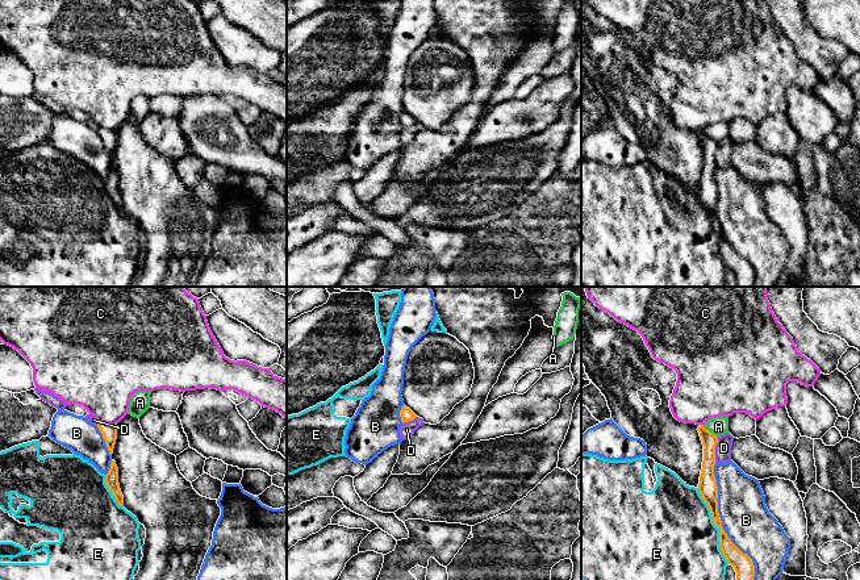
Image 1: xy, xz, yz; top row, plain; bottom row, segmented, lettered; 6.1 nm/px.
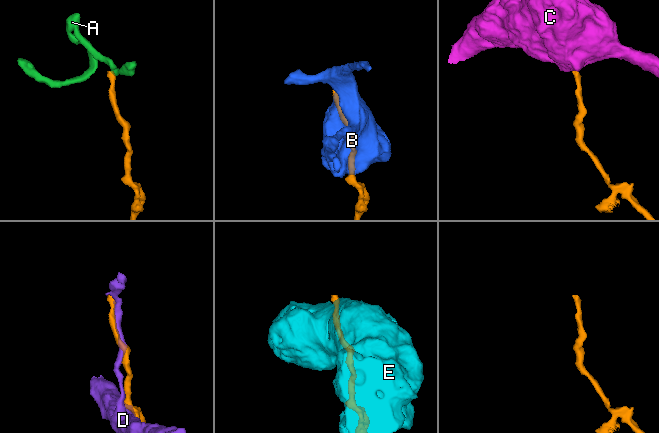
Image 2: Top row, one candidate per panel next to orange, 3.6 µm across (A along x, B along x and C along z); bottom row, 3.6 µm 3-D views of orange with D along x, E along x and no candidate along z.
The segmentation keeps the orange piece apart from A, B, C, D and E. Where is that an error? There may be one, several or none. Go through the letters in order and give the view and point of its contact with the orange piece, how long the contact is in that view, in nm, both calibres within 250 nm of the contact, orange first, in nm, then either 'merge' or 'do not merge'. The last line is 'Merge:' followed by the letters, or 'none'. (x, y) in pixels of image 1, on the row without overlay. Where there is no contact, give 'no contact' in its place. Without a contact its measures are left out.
A: meets orange in yz at (709, 137); contact 120 nm long; 90 nm thick on the orange side, 110 nm on the other; do not merge
B: meets orange in yz at (721, 228); contact 750 nm long; 120 nm thick on the orange side, 300 nm on the other; do not merge
C: meets orange in xy at (107, 129); contact 110 nm long; 100 nm thick on the orange side, 380 nm on the other; do not merge
D: meets orange in yz at (714, 155); contact 160 nm long; 120 nm thick on the orange side, 100 nm on the other; do not merge
E: meets orange in yz at (716, 230); contact 500 nm long; 120 nm thick on the orange side, 480 nm on the other; do not merge
Merge: none

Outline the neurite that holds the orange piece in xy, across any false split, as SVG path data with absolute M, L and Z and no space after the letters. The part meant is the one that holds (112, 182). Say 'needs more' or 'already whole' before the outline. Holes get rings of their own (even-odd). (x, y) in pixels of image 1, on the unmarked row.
already whole | M114 166L110 167L110 174L108 179L105 180L105 189L112 197L118 210L124 212L124 201L121 199L120 189L118 189L118 174Z

